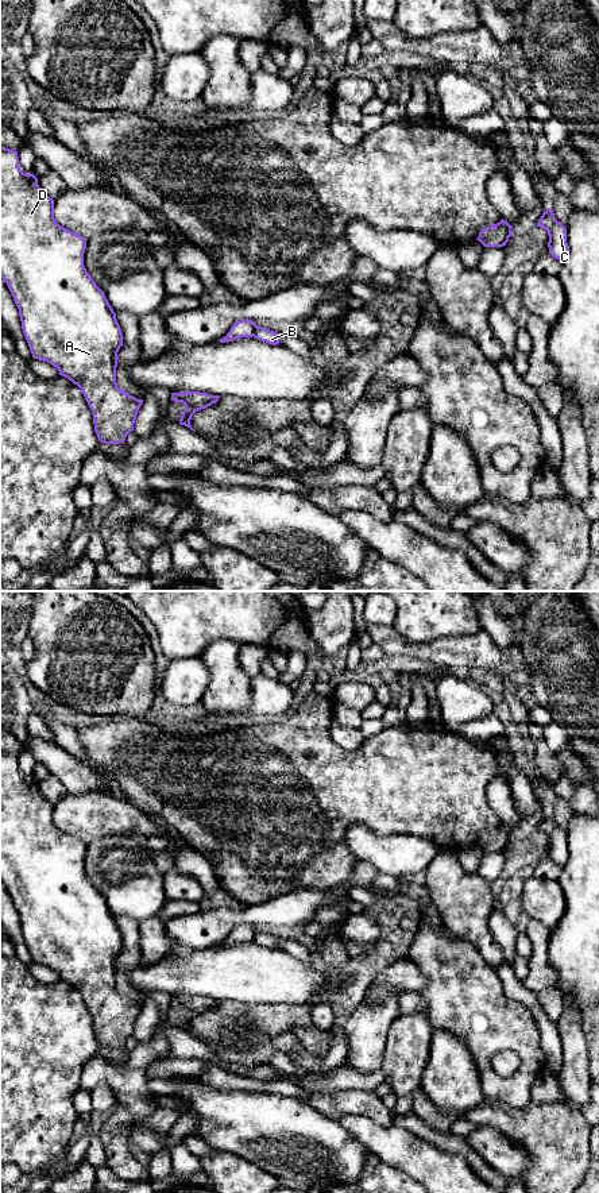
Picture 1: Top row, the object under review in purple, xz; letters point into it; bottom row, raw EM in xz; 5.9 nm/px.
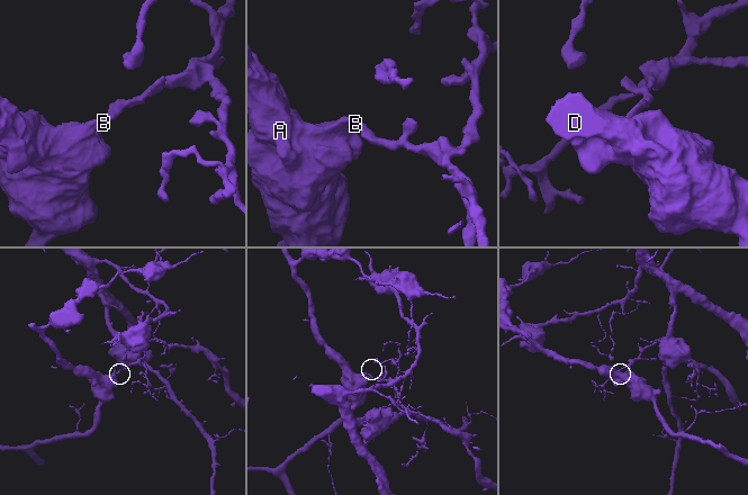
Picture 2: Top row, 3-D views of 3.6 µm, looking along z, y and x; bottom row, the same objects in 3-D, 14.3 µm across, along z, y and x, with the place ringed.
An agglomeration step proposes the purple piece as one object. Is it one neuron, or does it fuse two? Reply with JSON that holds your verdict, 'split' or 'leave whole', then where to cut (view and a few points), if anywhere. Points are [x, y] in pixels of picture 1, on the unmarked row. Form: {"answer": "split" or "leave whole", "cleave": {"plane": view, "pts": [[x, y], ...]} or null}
{"answer": "split", "cleave": {"plane": "xz", "pts": [[257, 930], [252, 939]]}}

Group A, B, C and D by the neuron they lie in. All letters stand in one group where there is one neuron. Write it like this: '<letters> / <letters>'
A D / B C

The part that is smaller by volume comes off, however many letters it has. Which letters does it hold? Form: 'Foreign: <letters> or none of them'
Foreign: B, C

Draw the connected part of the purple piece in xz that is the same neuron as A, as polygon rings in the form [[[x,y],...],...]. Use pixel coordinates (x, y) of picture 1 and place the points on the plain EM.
[[[0,750],[0,881],[19,914],[22,934],[32,962],[53,969],[59,980],[77,989],[93,1018],[98,1045],[104,1049],[119,1049],[134,1035],[143,1004],[117,992],[117,957],[123,950],[123,938],[104,896],[84,870],[86,845],[55,826],[54,804],[39,792],[34,779],[20,775],[18,756]]]

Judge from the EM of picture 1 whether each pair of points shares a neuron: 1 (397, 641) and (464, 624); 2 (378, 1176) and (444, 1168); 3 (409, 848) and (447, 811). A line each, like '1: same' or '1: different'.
1: different
2: different
3: different

